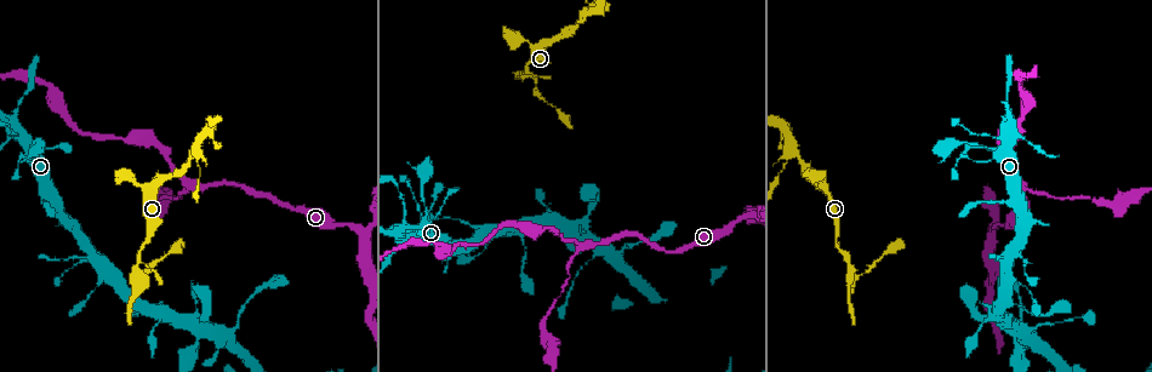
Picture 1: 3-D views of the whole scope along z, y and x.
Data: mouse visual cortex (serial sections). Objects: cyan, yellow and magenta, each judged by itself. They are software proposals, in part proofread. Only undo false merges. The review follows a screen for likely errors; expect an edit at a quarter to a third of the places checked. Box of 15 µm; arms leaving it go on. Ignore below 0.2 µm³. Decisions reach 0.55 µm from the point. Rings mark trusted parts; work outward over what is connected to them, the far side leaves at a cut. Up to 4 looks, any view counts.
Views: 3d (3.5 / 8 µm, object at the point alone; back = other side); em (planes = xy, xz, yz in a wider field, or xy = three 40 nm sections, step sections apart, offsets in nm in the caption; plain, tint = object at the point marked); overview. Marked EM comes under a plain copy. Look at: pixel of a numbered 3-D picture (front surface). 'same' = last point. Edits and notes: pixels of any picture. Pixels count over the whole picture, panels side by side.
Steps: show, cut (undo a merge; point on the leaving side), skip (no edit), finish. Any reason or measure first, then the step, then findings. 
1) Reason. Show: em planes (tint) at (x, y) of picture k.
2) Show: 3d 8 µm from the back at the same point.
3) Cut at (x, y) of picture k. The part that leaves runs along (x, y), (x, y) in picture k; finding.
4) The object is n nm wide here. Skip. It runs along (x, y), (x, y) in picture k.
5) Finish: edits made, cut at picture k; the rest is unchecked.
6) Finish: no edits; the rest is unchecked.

Calibre changes. Show: 3d 3.5 µm at (1011, 132) of picture 1.

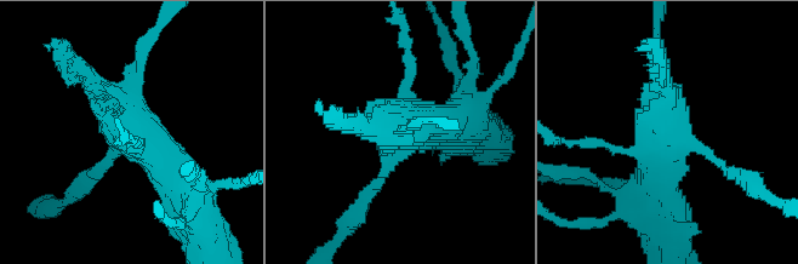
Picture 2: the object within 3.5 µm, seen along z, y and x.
4 arms meet here; the arms are 150, 150, 300, 500 nm wide. Show: em planes (tint) at (137, 131) of picture 2.

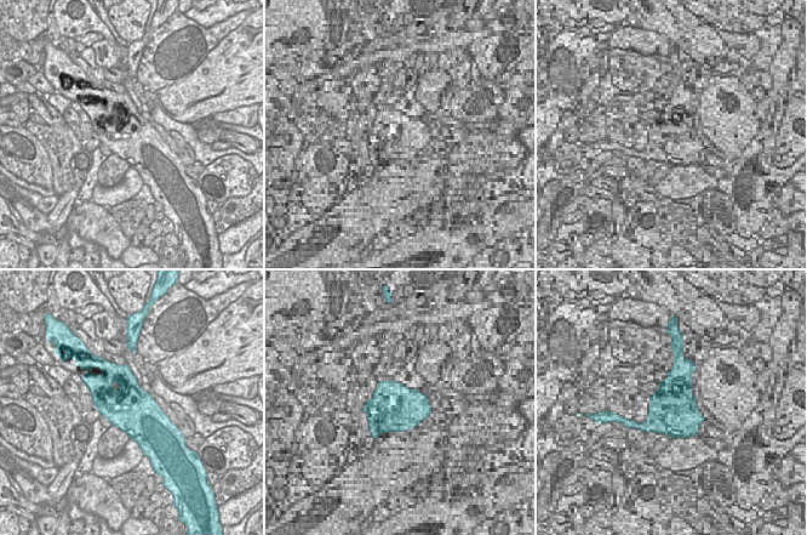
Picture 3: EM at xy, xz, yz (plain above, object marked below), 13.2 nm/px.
Skip. It runs along (200, 212), (137, 135), (141, 72) in picture 2; continuous, no second cell.

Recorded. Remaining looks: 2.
Arms part here. Show: 3d 3.5 µm at (582, 18) of picture 1.

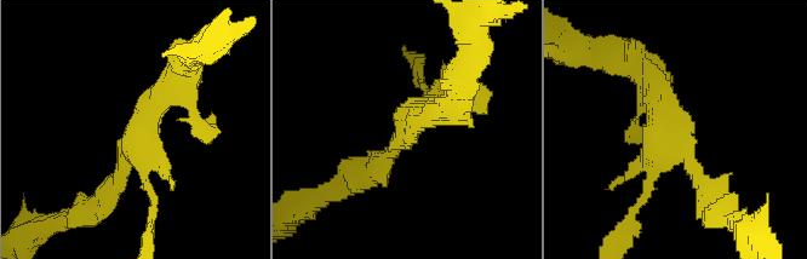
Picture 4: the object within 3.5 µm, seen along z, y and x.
Now the EM. Show: em xy step 2 (tint) at (405, 126) of picture 4.

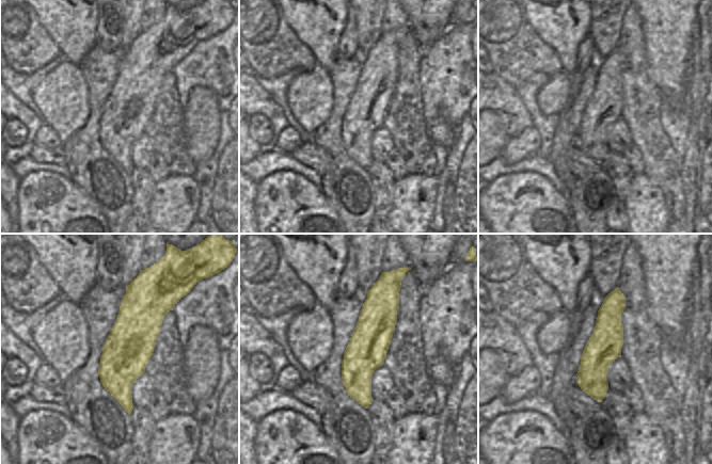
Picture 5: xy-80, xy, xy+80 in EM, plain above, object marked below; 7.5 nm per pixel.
Skip. It runs along (139, 286), (124, 357), (128, 409) in picture 5; all the same cell.

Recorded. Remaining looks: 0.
Finish: no edits; the rest is unchecked.

